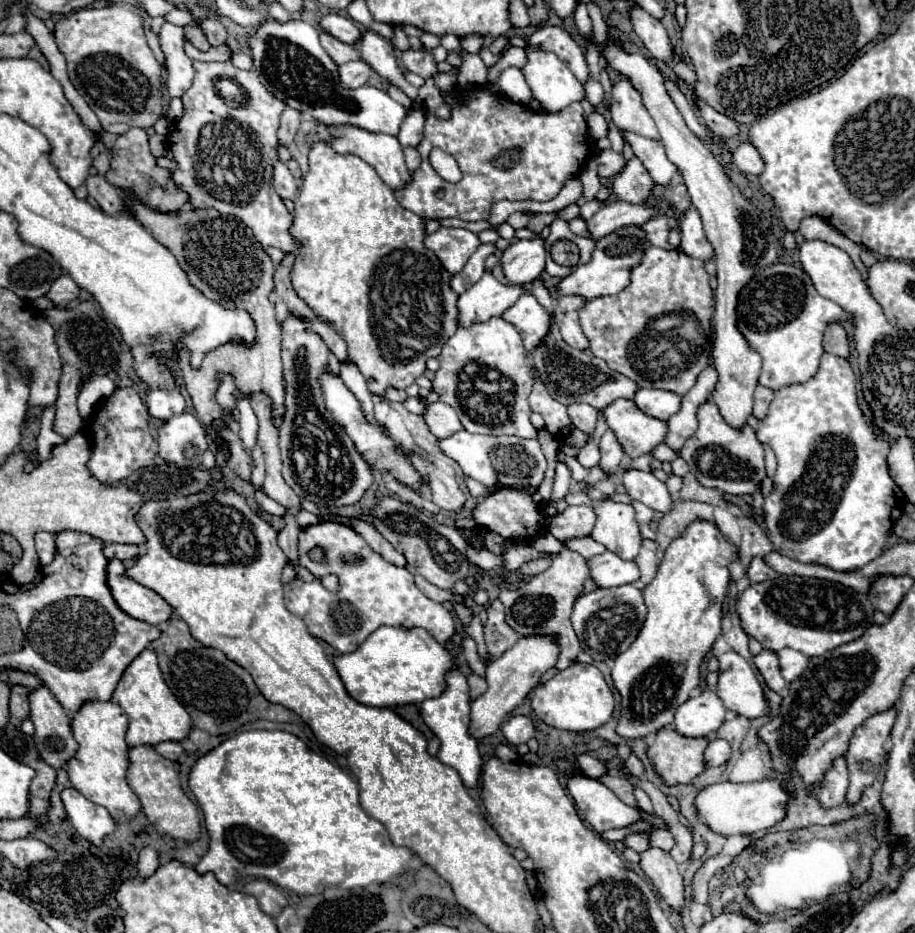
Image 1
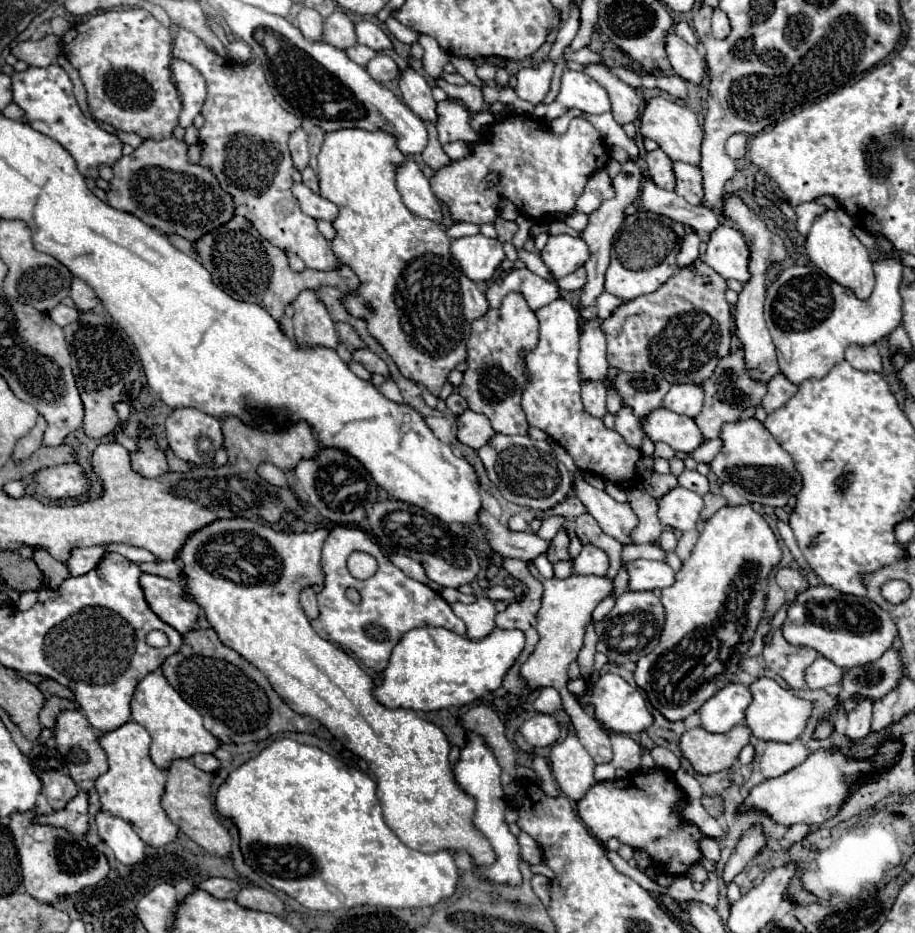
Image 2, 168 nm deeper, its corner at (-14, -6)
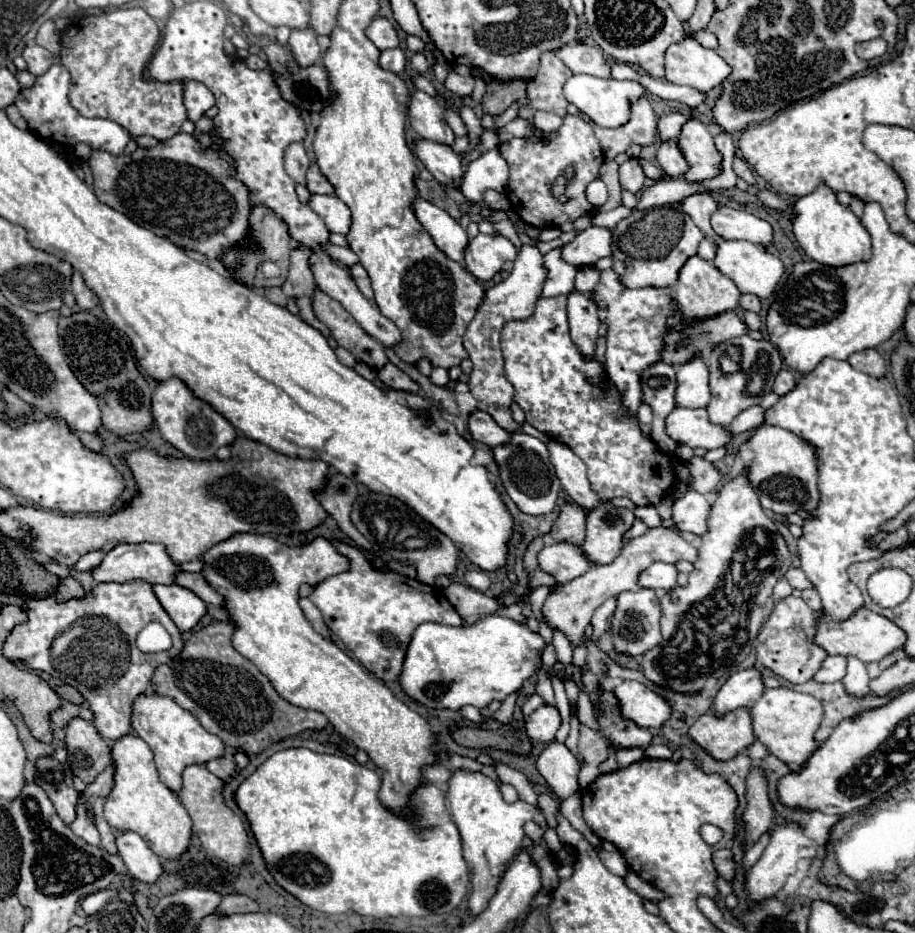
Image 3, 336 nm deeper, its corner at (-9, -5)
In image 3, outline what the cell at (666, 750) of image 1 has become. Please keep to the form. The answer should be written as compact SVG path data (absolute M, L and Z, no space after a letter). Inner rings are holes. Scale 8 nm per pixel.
M738 708L724 716L708 710L692 724L688 734L716 760L730 760L756 740L748 708Z

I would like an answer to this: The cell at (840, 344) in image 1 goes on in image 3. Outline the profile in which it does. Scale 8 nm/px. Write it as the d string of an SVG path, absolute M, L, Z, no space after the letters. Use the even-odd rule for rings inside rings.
M868 348L868 350L862 350L862 352L856 352L848 358L850 366L868 374L868 376L874 376L874 378L880 378L884 376L886 372L886 364L884 364L884 358L874 350L874 348Z

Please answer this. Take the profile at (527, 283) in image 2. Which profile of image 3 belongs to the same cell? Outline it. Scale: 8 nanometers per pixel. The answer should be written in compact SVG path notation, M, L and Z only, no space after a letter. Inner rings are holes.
M554 248L546 254L544 264L548 268L548 278L544 282L542 296L558 296L558 294L570 294L574 290L574 278L578 272L578 266L570 266L562 260L562 250Z

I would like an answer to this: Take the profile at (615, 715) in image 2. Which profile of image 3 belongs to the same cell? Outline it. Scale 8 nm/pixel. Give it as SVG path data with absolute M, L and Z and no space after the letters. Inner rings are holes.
M624 680L614 688L614 694L622 704L622 716L634 720L638 726L660 728L672 714L670 702L642 682Z

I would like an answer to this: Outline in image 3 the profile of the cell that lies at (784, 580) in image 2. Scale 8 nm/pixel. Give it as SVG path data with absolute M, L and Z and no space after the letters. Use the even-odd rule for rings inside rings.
M790 568L790 570L786 572L786 578L788 578L788 582L792 584L792 588L798 588L798 590L812 588L812 582L806 578L806 574L804 574L800 568Z

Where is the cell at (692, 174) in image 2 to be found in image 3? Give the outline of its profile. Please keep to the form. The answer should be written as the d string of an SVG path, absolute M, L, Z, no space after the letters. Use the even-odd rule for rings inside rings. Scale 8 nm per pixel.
M708 192L692 194L692 196L684 198L682 210L694 220L694 224L702 230L702 234L706 238L714 240L714 246L718 246L718 242L722 242L722 238L718 234L714 234L714 230L710 226L710 216L714 214L714 210L718 210L718 204L714 202L714 198Z

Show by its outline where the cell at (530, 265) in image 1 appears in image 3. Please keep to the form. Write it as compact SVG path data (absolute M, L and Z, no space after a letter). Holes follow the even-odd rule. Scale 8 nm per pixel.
M590 226L570 244L562 246L562 258L574 266L594 266L598 258L612 256L612 228Z

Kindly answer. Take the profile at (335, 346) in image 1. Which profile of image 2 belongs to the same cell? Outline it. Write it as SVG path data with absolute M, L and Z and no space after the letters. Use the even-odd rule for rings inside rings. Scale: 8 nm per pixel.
M359 349L359 351L353 351L353 359L357 363L361 363L369 373L381 373L385 377L389 377L387 373L387 365L369 349Z

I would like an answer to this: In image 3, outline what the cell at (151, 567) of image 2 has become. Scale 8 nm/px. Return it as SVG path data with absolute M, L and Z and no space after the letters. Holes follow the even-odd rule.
M180 572L178 574L178 586L192 590L194 594L198 594L204 602L214 604L214 606L224 606L224 598L206 582L206 578L202 578L202 574L192 574L192 572Z

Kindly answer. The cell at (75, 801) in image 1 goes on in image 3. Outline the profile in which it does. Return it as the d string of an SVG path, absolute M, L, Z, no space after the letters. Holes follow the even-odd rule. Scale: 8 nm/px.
M124 832L116 836L118 854L128 866L128 872L140 882L158 882L164 874L160 858L148 848L148 844L134 832Z

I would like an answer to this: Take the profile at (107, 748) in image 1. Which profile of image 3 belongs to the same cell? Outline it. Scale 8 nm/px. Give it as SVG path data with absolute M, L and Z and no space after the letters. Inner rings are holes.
M128 734L114 742L112 760L116 766L116 776L114 788L104 806L104 818L116 832L130 830L140 834L154 854L168 860L178 860L190 848L192 820L178 796L160 782L150 746L142 738Z

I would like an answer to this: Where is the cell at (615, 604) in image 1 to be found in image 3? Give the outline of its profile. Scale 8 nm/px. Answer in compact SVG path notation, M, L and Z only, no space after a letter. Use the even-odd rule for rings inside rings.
M640 588L636 592L622 592L618 594L618 608L612 616L612 640L614 640L614 648L622 654L630 654L630 656L640 656L648 650L652 650L660 640L660 600L654 594L654 590L650 588Z

